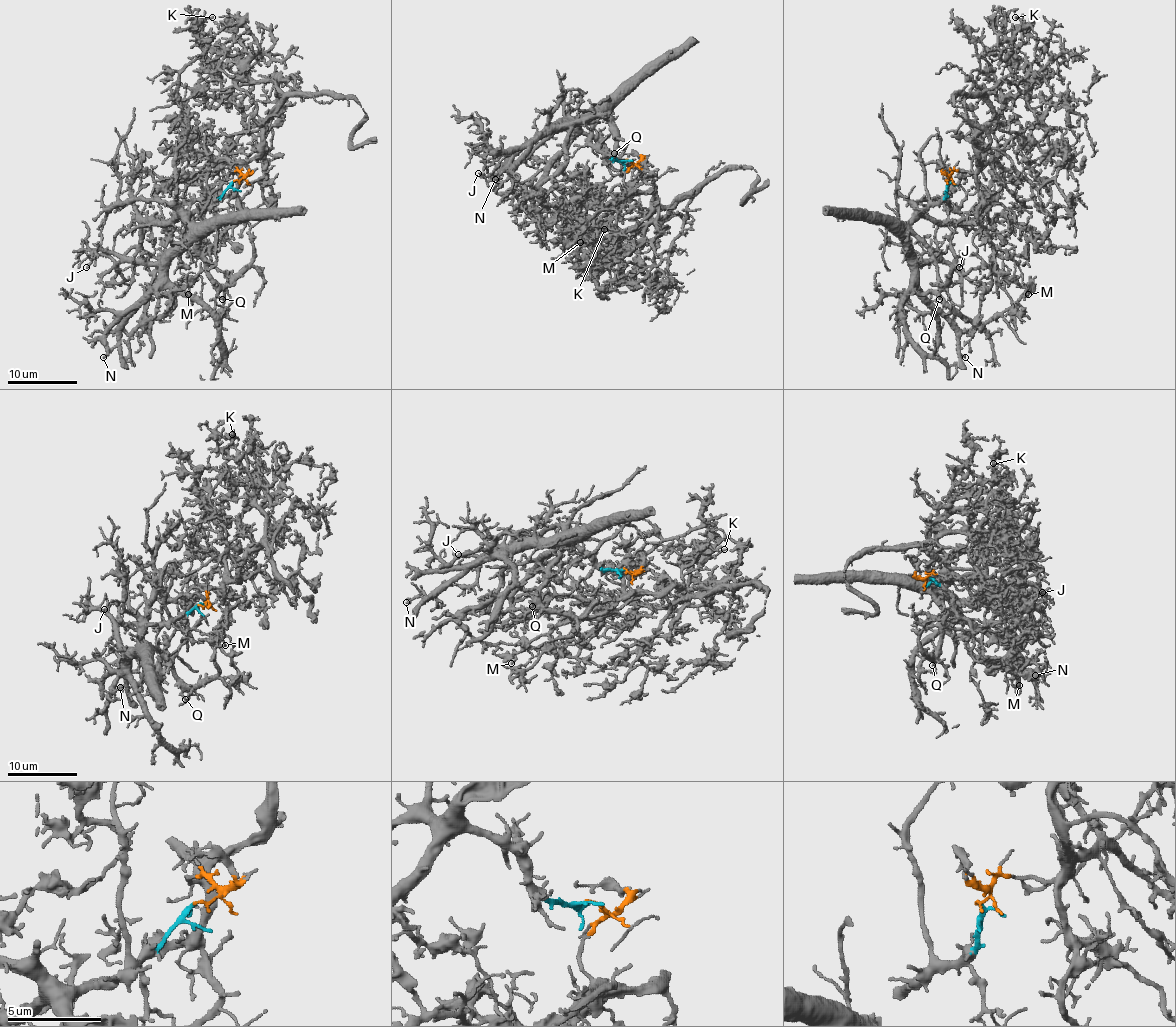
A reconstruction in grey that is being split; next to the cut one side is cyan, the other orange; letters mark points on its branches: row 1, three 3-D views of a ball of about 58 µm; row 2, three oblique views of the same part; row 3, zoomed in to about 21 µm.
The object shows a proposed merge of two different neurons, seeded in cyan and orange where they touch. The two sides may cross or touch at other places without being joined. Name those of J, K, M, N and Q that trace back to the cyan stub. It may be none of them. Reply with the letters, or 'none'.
J, N, Q

